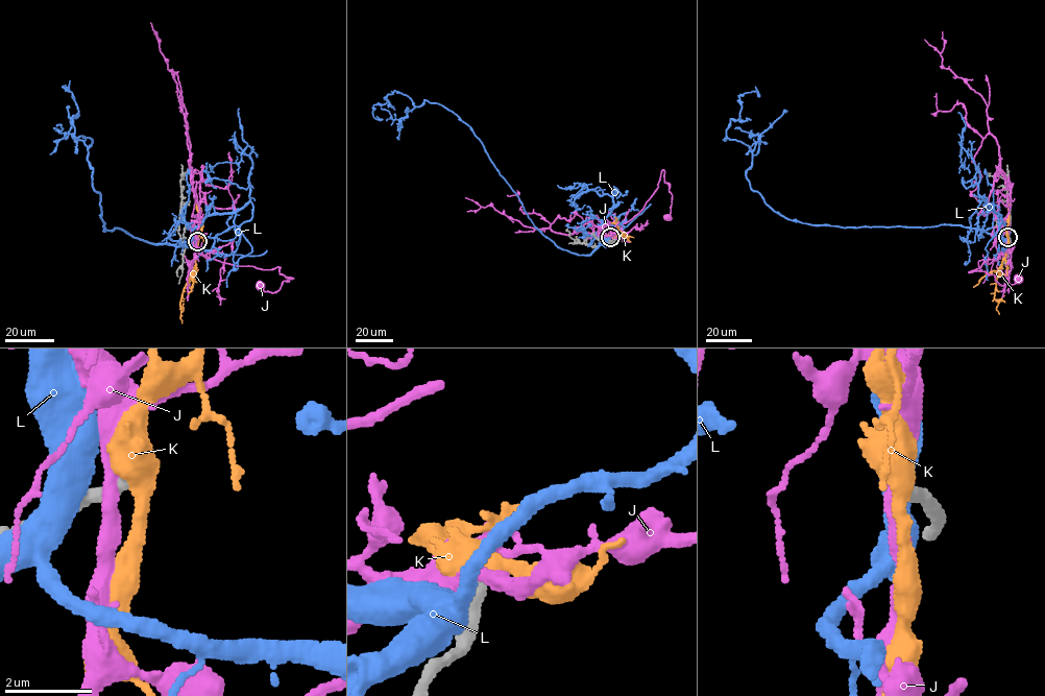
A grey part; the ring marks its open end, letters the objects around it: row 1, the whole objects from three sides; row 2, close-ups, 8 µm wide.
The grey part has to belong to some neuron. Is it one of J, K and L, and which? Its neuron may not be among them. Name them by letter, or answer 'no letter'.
no letter

